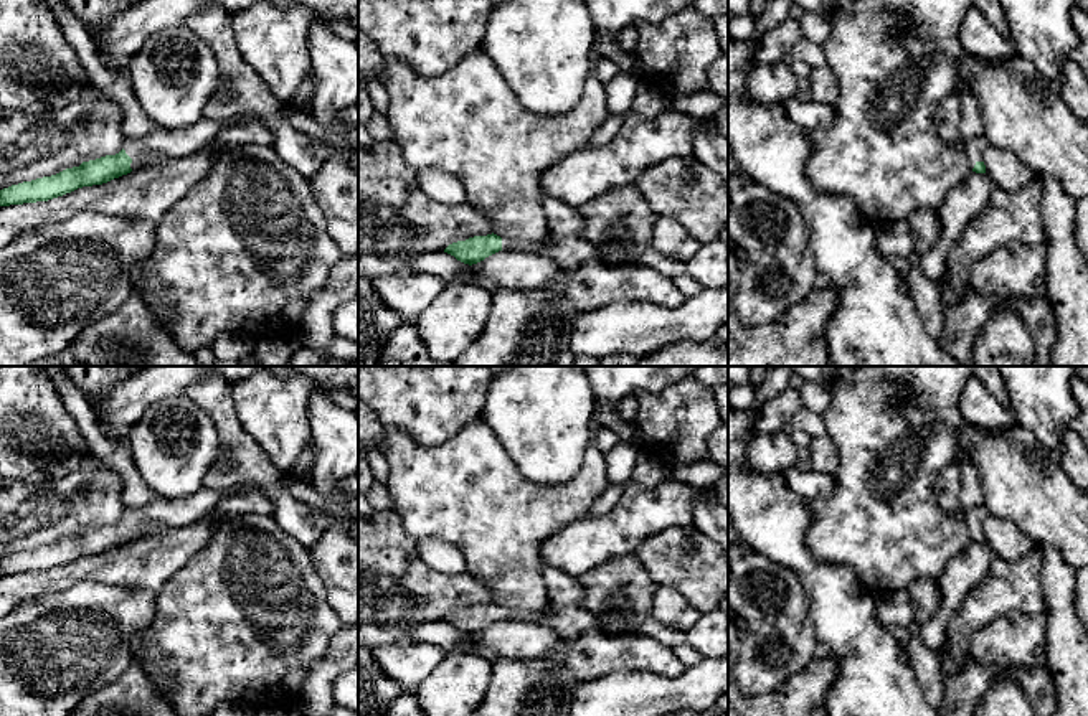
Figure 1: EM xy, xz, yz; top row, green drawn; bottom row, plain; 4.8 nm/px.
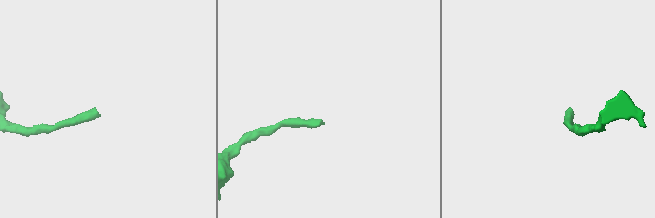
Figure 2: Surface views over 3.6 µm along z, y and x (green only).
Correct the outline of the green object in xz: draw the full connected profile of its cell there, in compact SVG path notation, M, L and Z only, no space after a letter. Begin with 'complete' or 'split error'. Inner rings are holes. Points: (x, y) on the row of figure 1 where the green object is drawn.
split error; M497 234L474 236L466 241L457 241L449 244L444 252L454 256L464 264L477 264L485 257L499 251L527 251L537 252L545 246L543 239L540 241L518 241L513 238L500 238Z

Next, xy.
split error; M238 115L228 120L200 117L193 125L183 129L157 129L134 139L127 137L116 155L83 162L79 167L66 168L56 175L23 181L0 190L0 206L48 201L83 186L102 185L114 178L144 168L150 155L160 153L185 158L203 150L220 132L238 120L258 120L254 115Z

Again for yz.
split error; M986 135L971 137L964 142L966 153L969 157L969 167L976 173L986 173L986 165L982 162L982 153L987 150L989 140Z

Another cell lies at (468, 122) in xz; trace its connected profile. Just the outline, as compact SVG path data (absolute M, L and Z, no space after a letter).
M480 48L469 51L439 76L423 76L409 63L383 56L383 86L390 96L386 119L404 160L416 172L438 168L456 177L466 190L466 205L489 216L494 234L518 241L540 241L550 233L538 196L542 173L568 153L586 148L593 132L608 119L606 84L593 74L594 68L596 63L584 82L579 102L570 112L538 115L520 104Z

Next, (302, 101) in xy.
M309 73L300 82L296 96L291 99L289 107L310 114L314 91L315 82L312 74Z

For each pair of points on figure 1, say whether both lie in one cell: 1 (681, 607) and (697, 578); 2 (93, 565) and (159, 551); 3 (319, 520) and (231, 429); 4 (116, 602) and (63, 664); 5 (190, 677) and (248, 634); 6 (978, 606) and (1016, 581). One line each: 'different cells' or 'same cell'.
1: different cells
2: same cell
3: same cell
4: same cell
5: same cell
6: same cell

